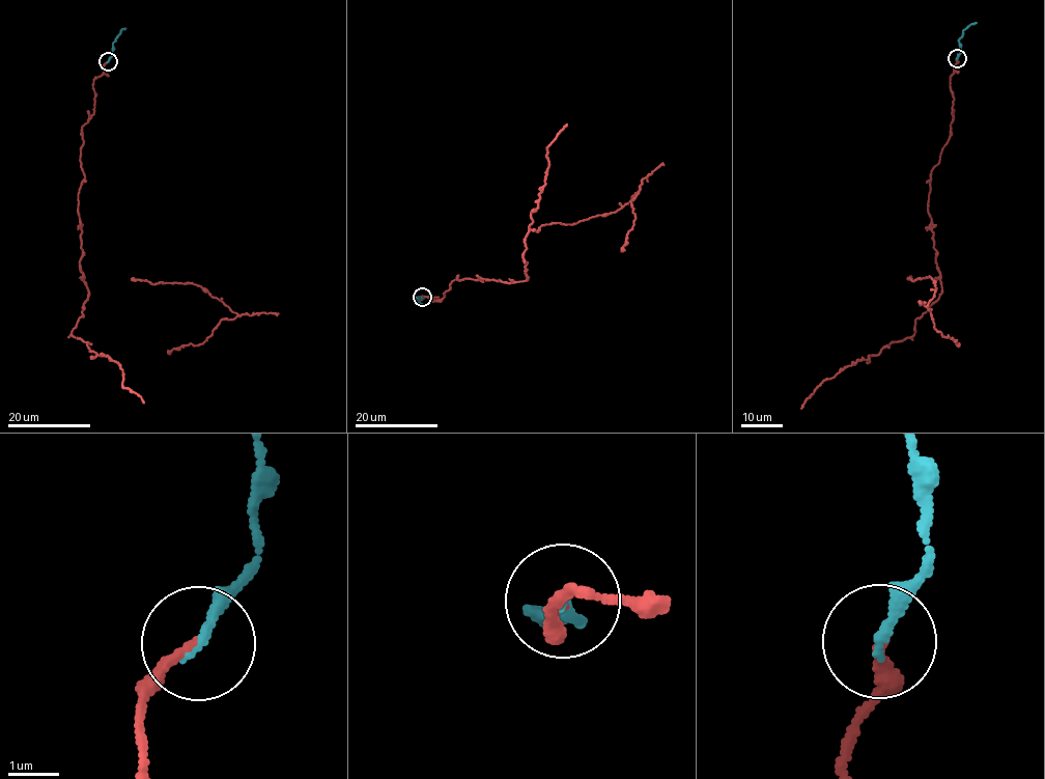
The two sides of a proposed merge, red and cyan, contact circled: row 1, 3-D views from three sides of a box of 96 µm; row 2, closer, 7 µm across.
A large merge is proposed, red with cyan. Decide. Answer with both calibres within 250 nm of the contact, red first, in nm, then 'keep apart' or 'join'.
200/200 nm | join

